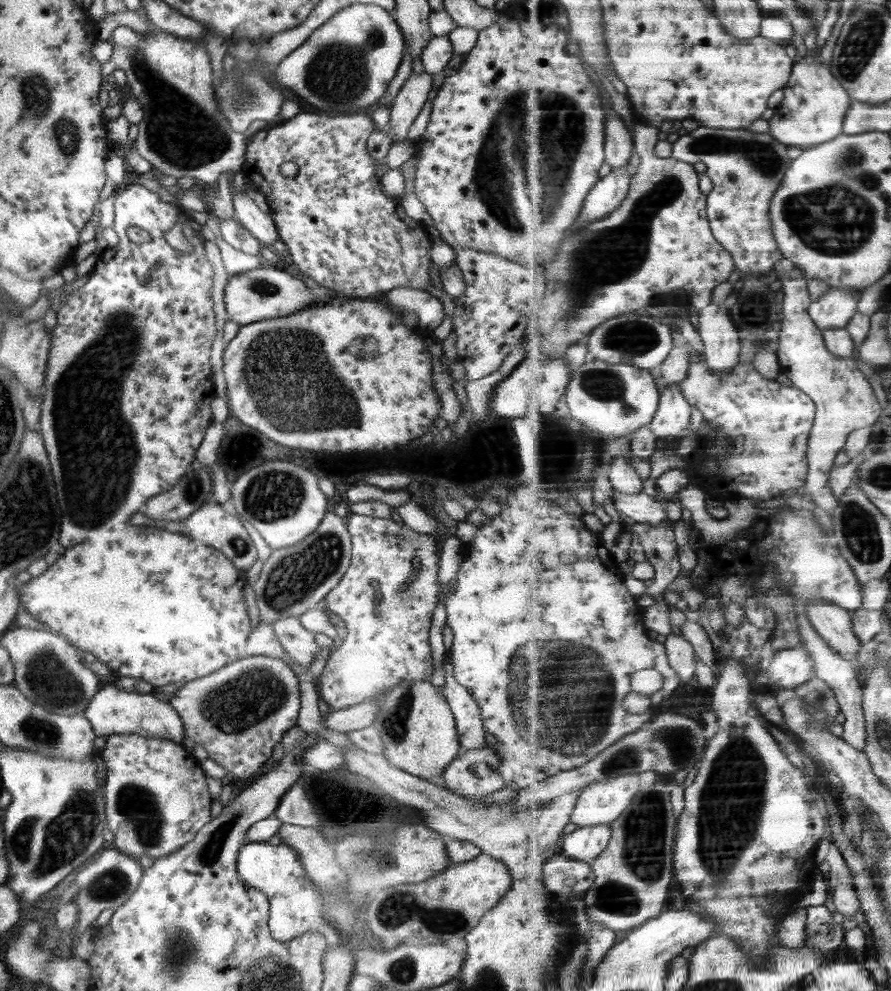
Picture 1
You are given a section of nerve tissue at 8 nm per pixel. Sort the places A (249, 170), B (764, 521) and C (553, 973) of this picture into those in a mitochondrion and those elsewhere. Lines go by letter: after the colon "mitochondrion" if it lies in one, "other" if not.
A: other
B: other
C: other

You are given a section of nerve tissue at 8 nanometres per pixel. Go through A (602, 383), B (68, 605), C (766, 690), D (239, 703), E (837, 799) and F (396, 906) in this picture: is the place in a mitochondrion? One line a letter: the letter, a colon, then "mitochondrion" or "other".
A: mitochondrion
B: other
C: other
D: mitochondrion
E: other
F: mitochondrion

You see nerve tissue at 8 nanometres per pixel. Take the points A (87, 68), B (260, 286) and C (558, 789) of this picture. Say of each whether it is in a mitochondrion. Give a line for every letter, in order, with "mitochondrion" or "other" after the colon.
A: other
B: mitochondrion
C: other

